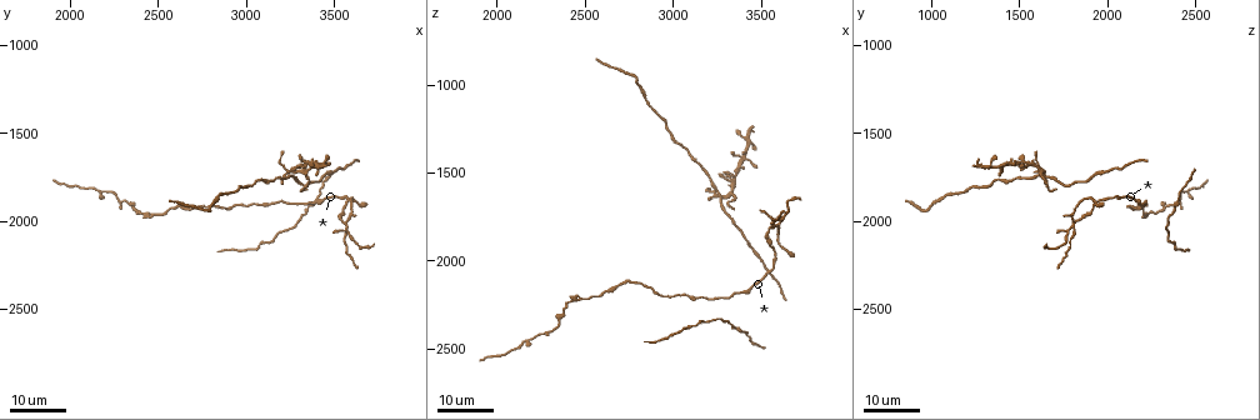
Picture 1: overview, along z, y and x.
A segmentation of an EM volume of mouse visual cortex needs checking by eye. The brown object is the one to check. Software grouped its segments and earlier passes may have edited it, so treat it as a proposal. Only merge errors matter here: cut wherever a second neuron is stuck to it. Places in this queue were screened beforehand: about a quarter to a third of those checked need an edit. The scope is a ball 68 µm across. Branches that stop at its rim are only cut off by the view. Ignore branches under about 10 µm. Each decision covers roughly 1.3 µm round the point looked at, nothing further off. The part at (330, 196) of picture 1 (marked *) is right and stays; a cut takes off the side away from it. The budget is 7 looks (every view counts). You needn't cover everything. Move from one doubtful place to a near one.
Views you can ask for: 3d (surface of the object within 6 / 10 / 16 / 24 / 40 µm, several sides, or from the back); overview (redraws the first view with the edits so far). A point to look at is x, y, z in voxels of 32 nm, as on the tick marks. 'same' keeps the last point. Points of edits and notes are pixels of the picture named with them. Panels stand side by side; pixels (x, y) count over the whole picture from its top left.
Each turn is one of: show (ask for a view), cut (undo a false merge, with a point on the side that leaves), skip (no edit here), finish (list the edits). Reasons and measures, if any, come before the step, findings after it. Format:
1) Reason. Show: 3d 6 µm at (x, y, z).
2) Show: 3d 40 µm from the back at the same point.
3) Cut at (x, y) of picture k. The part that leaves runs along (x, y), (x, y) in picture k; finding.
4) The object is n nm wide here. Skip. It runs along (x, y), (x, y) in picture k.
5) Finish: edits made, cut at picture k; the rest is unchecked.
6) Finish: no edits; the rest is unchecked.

Show: 3d 24 µm at (3300, 1980, 2360).

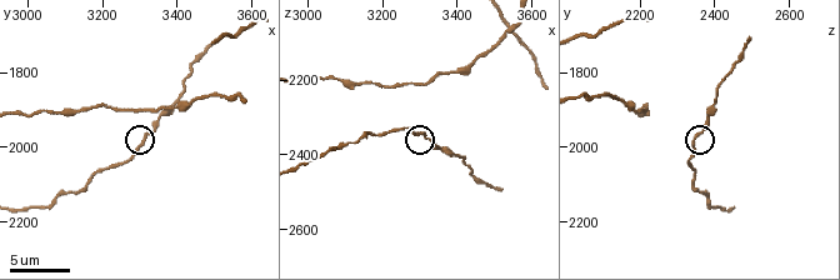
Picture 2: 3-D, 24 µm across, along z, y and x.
Show: 3d 10 µm at (3310, 1980, 2340).

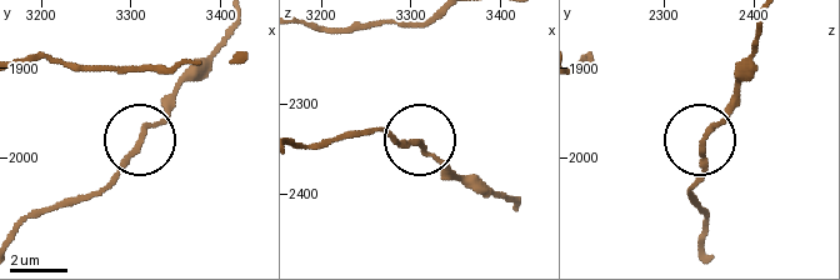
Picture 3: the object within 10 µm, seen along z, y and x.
Skip. Continuous, no second neuron.

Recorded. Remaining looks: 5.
Four arms meet. Show: 3d 16 µm at (3560, 2000, 1820).

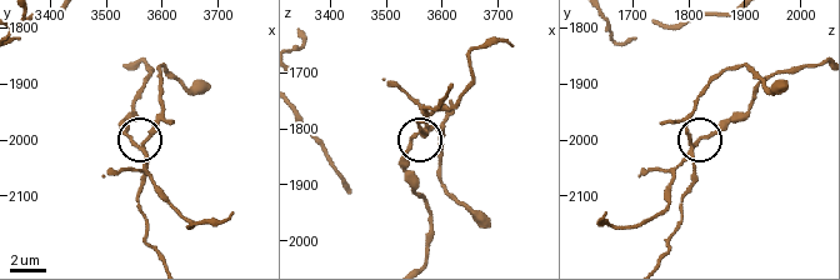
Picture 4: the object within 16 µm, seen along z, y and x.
Show: 3d 10 µm at (3565, 2010, 1805).

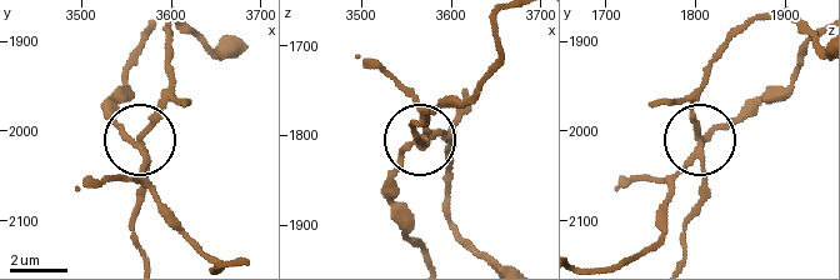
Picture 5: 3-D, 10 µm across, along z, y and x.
The object is 200 nm wide here. Cut at (144, 194) of picture 5. The part that leaves runs along (143, 150), (171, 73), (171, 23) in picture 5; a second neuron is stuck on.

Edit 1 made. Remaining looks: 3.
Sudden change in width. Show: 3d 16 µm at (2600, 1900, 2180).

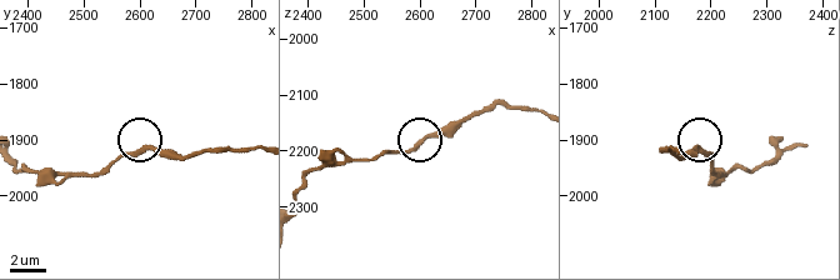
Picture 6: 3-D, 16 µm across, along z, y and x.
Show: 3d 6 µm at (2610, 1920, 2180).

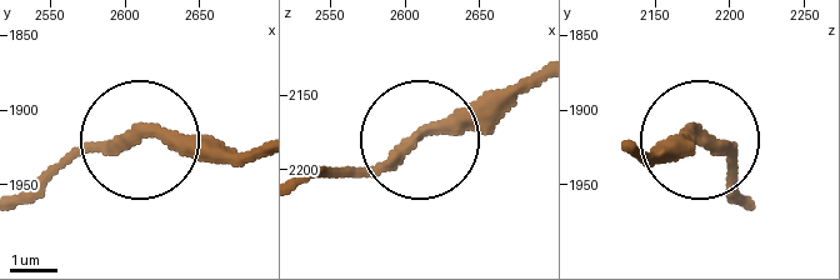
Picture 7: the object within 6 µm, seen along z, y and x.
Skip. It runs along (256, 148), (113, 139), (65, 155), (29, 188) in picture 7; continuous, no second neuron.

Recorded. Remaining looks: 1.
Finish: edits made, cut at picture 5; the rest is unchecked.

